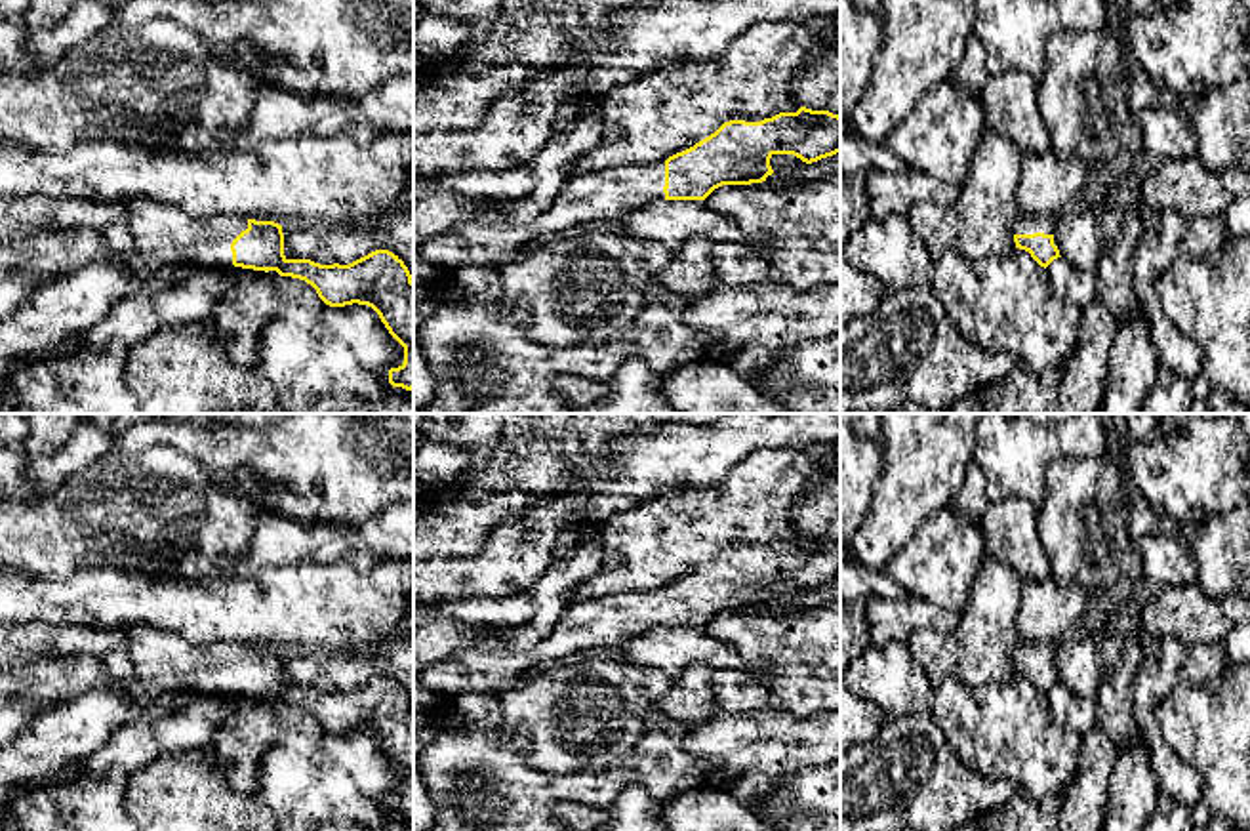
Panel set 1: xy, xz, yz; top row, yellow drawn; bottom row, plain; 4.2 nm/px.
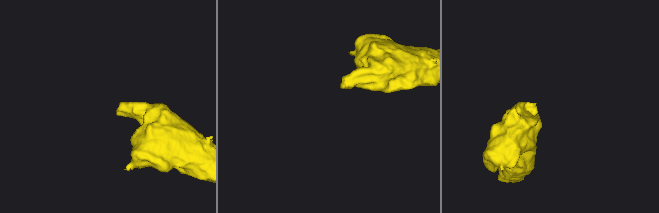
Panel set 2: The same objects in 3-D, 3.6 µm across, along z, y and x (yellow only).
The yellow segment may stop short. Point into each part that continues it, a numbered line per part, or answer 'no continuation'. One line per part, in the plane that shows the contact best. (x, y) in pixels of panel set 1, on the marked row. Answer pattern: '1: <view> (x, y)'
1: xy (155, 225)

